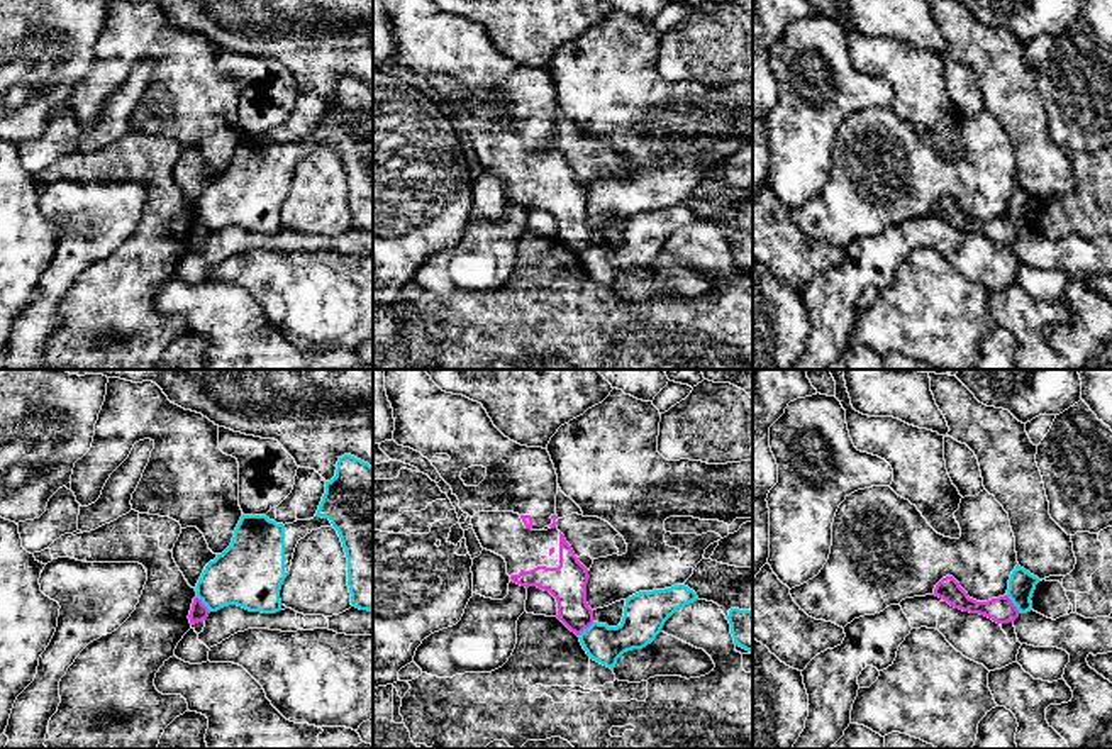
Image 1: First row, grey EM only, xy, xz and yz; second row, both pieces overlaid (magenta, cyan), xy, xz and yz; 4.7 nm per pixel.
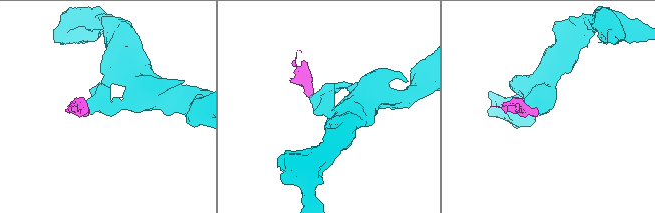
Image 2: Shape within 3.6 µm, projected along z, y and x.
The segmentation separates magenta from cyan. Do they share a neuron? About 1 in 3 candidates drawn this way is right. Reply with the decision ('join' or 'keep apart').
keep apart

